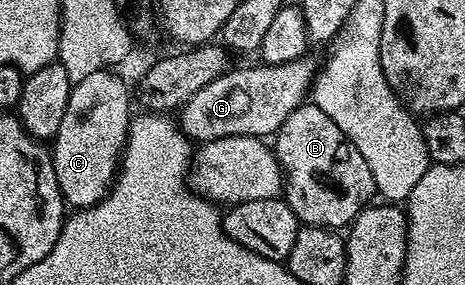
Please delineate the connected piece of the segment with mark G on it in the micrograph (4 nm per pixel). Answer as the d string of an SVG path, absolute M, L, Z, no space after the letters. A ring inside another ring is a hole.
M303 57L280 65L238 67L204 85L180 108L180 126L187 139L198 145L220 137L236 135L273 136L284 125L288 113L296 109L311 94L316 78L316 63Z

